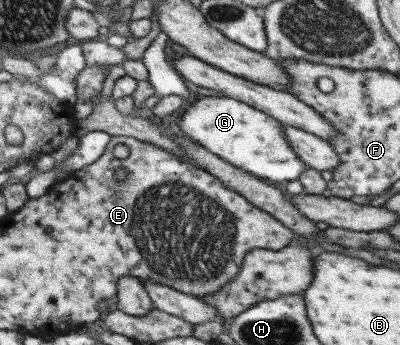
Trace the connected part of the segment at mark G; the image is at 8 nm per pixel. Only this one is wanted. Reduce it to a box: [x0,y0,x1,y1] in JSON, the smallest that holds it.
[179,97,307,182]

